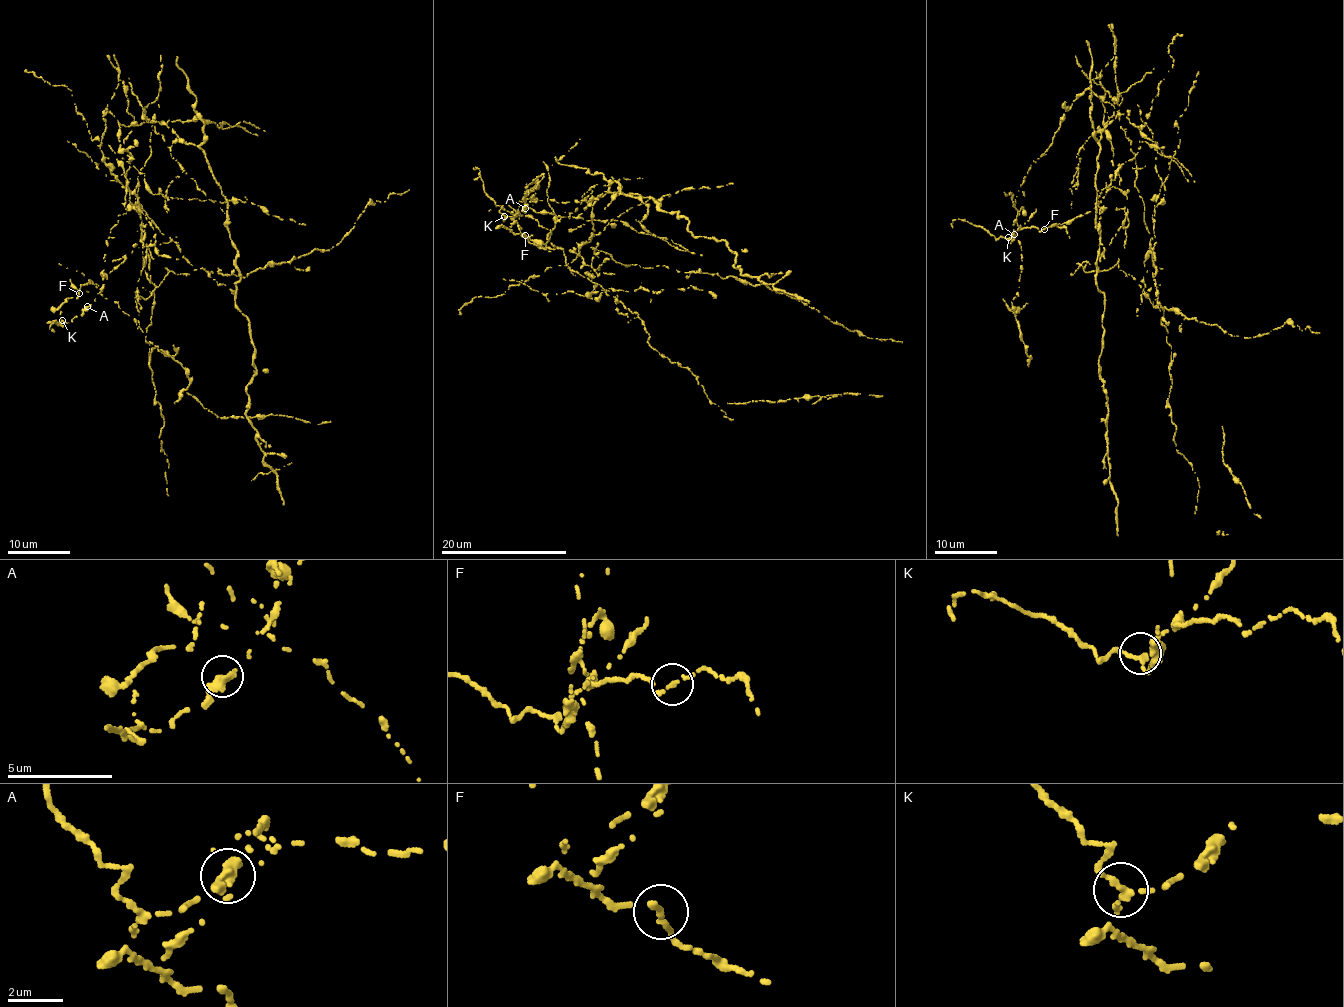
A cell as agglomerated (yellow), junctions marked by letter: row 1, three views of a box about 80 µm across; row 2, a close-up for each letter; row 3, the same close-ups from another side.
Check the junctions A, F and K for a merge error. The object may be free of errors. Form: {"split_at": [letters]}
{"split_at": ["A"]}

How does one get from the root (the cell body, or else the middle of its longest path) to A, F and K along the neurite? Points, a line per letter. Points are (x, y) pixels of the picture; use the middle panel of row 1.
A: (603, 230), (649, 199), (535, 212), (524, 195), (539, 181), (525, 187), (543, 174), (524, 208)
F: (603, 230), (649, 199), (535, 212), (524, 195), (539, 181), (525, 187), (543, 174), (503, 219), (525, 235)
K: (603, 230), (649, 199), (535, 212), (524, 195), (539, 181), (525, 187), (543, 174), (504, 216)

